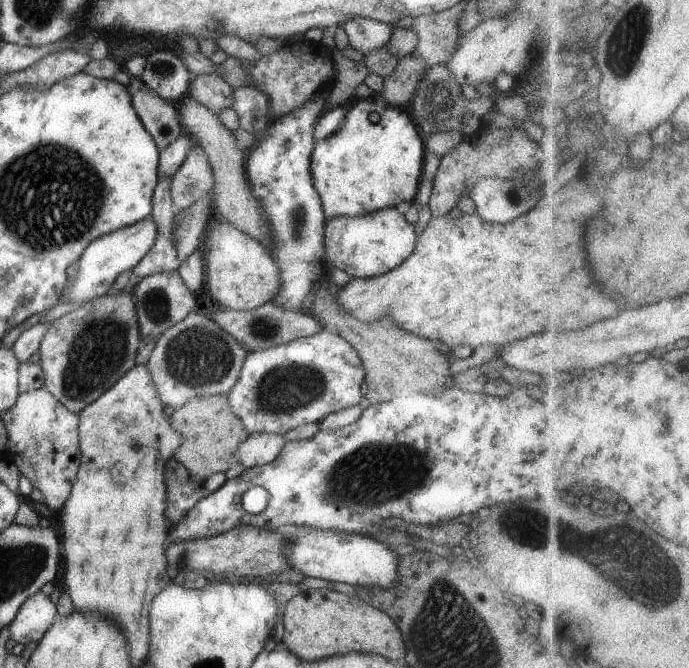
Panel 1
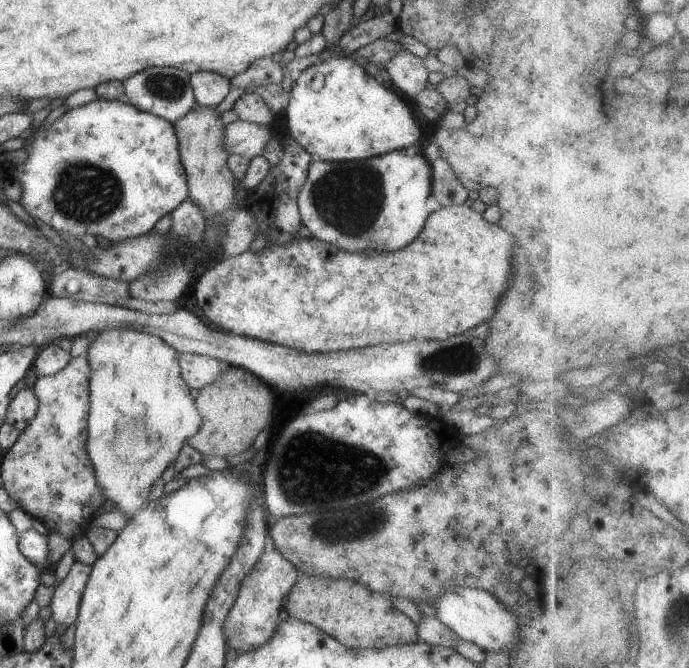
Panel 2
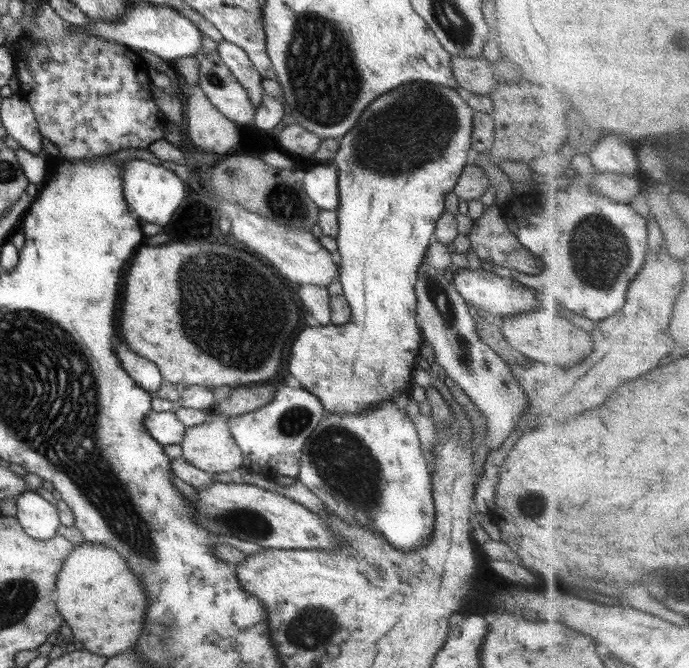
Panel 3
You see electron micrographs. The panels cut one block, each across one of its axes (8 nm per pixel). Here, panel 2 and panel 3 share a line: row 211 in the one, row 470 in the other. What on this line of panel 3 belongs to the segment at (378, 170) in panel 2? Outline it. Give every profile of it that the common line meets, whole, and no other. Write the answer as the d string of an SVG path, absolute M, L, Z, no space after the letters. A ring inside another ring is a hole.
M384 400L362 414L327 413L304 443L299 475L296 477L335 516L350 524L374 530L388 544L406 552L426 546L434 534L435 510L430 478L416 426L392 400Z

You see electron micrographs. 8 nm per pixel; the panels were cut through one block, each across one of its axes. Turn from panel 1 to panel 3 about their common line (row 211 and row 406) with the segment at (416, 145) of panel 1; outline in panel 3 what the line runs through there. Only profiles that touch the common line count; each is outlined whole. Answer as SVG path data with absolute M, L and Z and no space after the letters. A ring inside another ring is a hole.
M414 81L406 85L400 85L374 100L356 121L356 124L343 137L339 138L340 150L336 152L334 165L338 172L338 192L339 200L337 212L338 233L335 238L337 251L335 253L337 264L339 266L340 284L344 299L348 302L351 309L351 318L349 324L337 326L334 324L326 326L314 326L314 328L304 328L296 340L292 342L291 358L288 358L288 372L300 384L302 388L312 392L317 396L329 414L362 414L366 410L376 408L384 400L394 402L396 392L409 392L414 383L414 372L417 368L417 362L420 358L420 349L425 341L422 338L422 332L417 324L418 316L416 314L417 299L414 290L418 270L425 260L426 252L430 247L435 235L436 221L445 211L445 198L456 186L457 180L464 170L464 166L470 164L472 152L471 134L473 129L472 117L474 109L470 108L457 89L442 86L442 84L432 84L424 81Z

